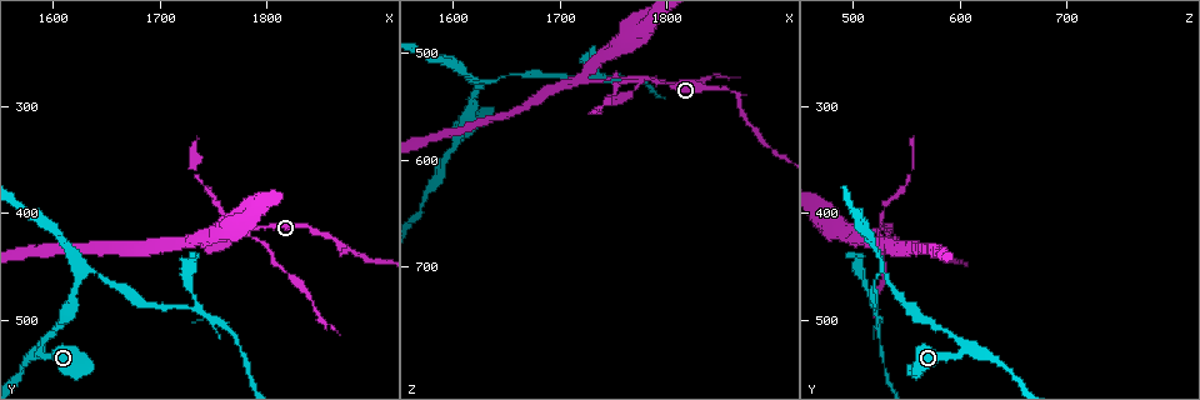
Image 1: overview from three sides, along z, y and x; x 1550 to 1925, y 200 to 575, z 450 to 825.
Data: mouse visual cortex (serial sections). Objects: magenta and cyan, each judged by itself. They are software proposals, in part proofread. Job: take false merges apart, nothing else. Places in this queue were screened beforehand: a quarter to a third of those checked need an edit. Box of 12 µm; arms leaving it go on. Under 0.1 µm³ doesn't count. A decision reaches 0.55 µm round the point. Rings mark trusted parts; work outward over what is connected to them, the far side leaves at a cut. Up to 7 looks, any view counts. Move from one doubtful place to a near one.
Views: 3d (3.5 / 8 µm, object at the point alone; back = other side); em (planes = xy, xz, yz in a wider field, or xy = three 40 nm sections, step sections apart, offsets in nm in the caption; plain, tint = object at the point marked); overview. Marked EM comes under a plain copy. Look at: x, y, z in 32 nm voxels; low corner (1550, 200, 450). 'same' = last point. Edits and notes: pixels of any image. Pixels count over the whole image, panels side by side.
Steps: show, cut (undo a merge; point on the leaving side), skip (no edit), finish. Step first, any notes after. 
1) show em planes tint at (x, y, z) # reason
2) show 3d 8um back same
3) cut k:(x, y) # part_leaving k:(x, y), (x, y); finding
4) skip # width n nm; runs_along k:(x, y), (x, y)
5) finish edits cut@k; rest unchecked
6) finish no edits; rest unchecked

show 3d 3.5um back at (1588, 528, 606) # three arms meet

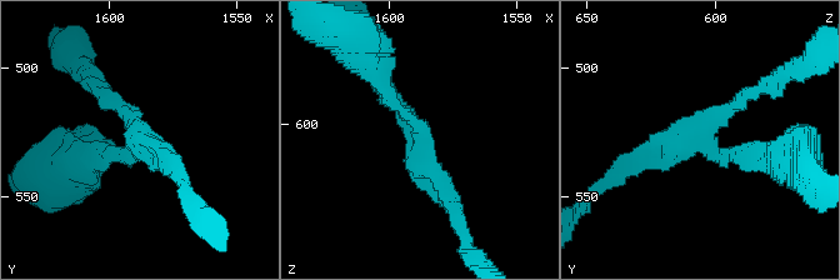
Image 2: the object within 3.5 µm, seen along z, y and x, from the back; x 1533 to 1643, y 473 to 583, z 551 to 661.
show em planes tint at (1589, 530, 604) # arms 3; arm_widths 200, 200, 250 nm

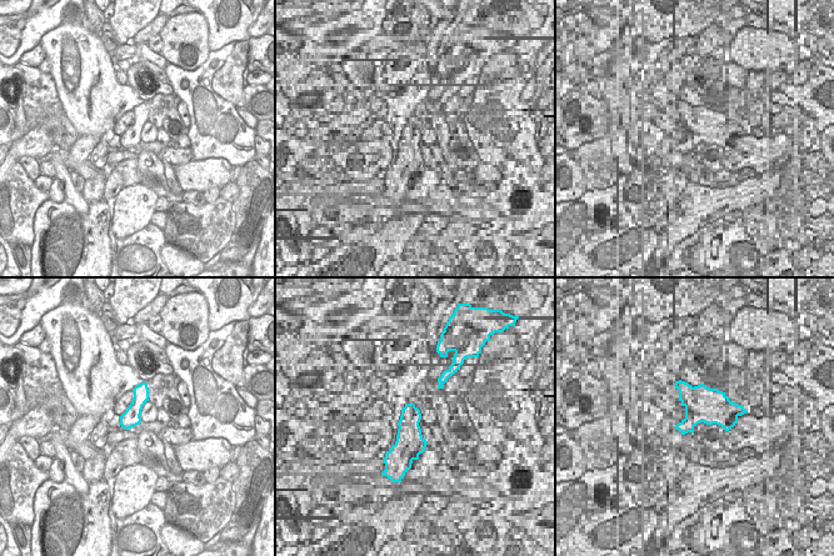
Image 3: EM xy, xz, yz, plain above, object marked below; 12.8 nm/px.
skip # runs_along 2:(768, 154), (704, 143), (751, 96); continuous, no second cell

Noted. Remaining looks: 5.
show 3d 8um back at (1626, 456, 530)

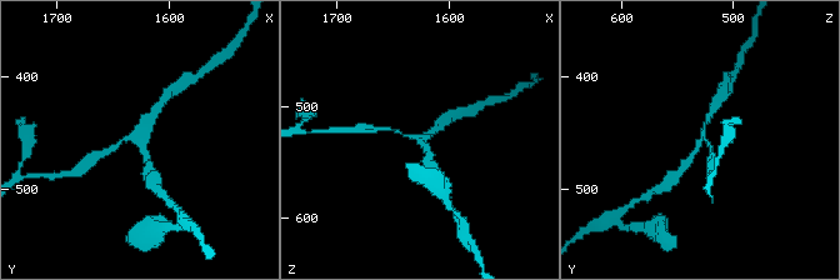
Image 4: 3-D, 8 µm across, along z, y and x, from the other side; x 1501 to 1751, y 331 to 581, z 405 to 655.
show 3d 3.5um at (1626, 458, 532)

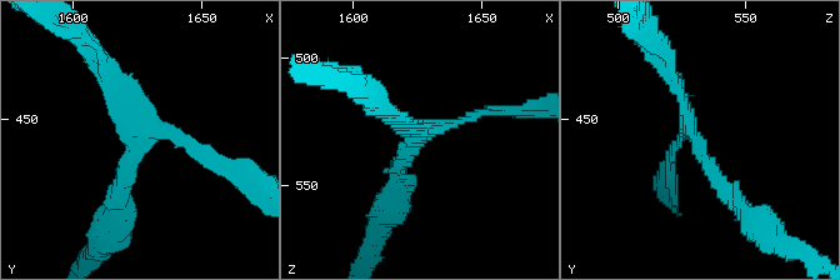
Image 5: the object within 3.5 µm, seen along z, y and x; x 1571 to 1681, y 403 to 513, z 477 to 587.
show em xy step 2 tint at (1626, 458, 531)

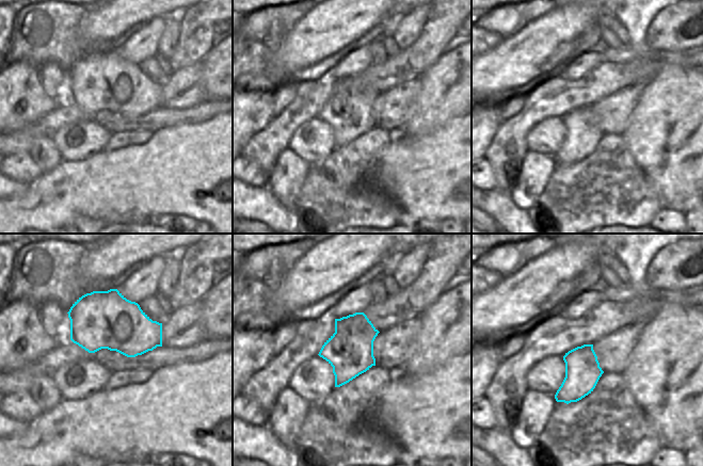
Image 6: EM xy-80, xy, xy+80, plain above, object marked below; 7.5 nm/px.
skip # arm_widths 100, 150, 200 nm; all the same cell

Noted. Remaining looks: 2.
show 3d 3.5um at (1722, 426, 524) # side arm on a straight run

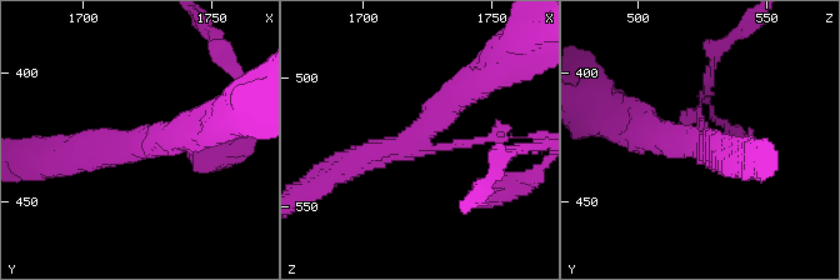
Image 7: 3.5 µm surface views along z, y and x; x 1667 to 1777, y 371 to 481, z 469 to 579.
show em xy step 2 tint at (1722, 427, 526) # arms 3; arm_widths 150, 350, 400 nm

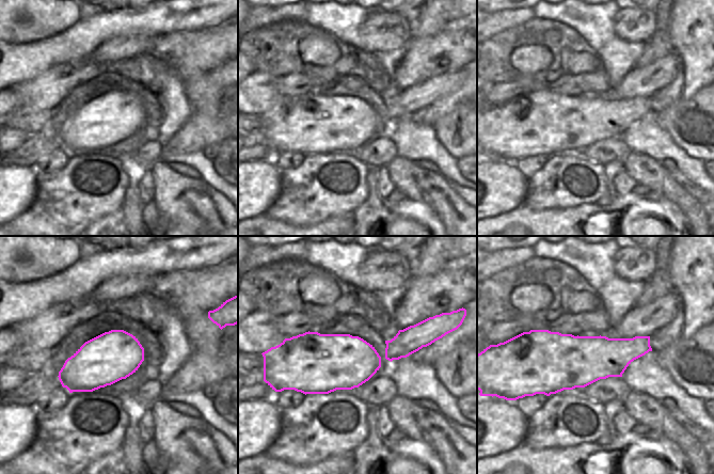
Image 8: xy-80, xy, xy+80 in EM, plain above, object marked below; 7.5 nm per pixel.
skip # runs_along 7:(698, 111), (706, 143), (643, 135); all the same cell

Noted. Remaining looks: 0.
finish no edits; rest unchecked

